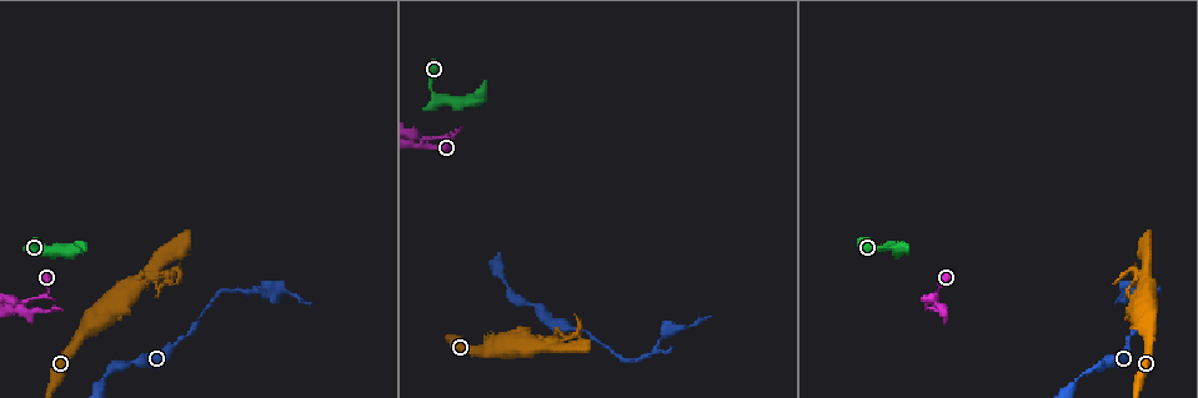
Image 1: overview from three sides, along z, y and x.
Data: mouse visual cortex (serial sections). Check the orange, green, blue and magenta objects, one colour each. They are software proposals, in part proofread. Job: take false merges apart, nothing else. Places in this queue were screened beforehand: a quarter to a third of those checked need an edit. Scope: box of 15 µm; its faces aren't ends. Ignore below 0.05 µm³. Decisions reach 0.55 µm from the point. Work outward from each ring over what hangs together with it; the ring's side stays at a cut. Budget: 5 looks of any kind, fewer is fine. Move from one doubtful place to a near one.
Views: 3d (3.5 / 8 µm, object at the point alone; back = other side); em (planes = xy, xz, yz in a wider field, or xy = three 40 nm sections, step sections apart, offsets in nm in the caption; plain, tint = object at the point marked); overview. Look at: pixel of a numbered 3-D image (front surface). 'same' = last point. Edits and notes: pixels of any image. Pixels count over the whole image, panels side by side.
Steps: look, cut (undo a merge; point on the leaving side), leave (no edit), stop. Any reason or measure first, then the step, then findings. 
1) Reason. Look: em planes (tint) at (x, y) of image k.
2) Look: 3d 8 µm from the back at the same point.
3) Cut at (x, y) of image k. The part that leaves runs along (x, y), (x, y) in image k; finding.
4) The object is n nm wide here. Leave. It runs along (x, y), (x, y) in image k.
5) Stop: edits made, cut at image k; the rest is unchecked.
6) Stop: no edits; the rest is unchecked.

Thick turns thin. Look: 3d 3.5 µm at (257, 292) of image 1.

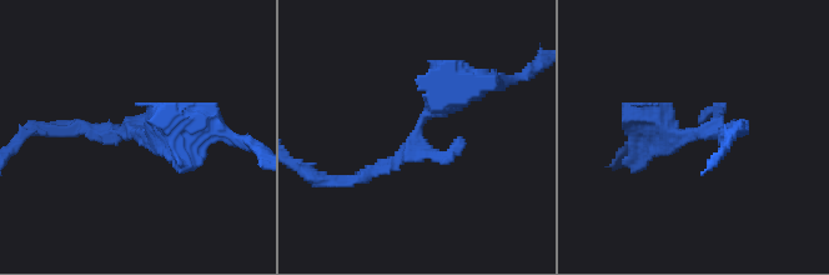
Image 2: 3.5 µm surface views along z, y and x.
Look: em xy step 3 (tint) at (136, 134) of image 2.

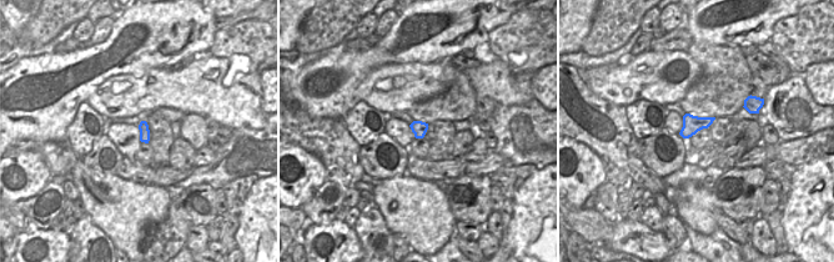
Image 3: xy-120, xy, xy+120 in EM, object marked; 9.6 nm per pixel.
The object is 140 nm wide here. Leave. It runs along (351, 179), (397, 160), (420, 121), (473, 83) in image 2; one cell here.

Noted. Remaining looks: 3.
Branch point. Look: 3d 3.5 µm from the back at (154, 273) of image 1.

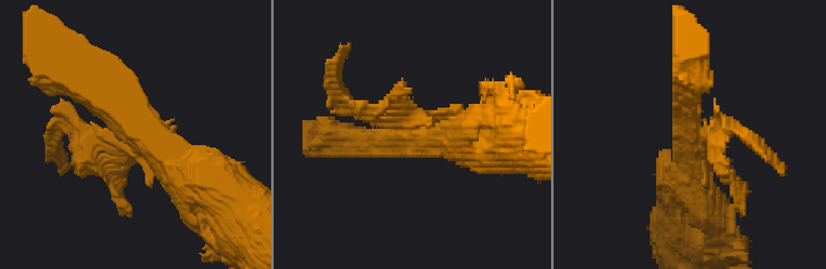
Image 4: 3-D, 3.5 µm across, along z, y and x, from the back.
Need the tissue. Look: em xy step 1 (tint) at (422, 142) of image 4.

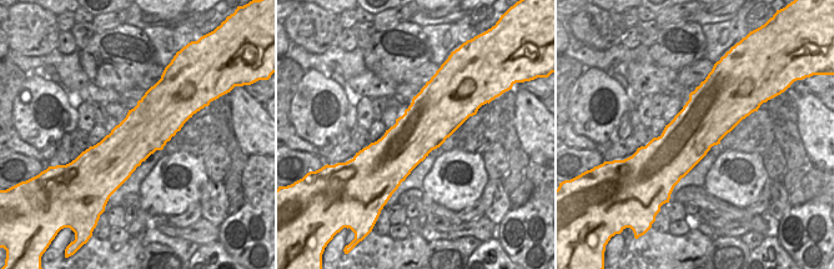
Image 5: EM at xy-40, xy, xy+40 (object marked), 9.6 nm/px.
Cut at (98, 172) of image 4. The part that leaves runs along (113, 138), (63, 123), (55, 153) in image 4; a second cell is stuck on.

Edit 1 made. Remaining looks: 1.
Stop: edits made, cut at image 4; the rest is unchecked.

